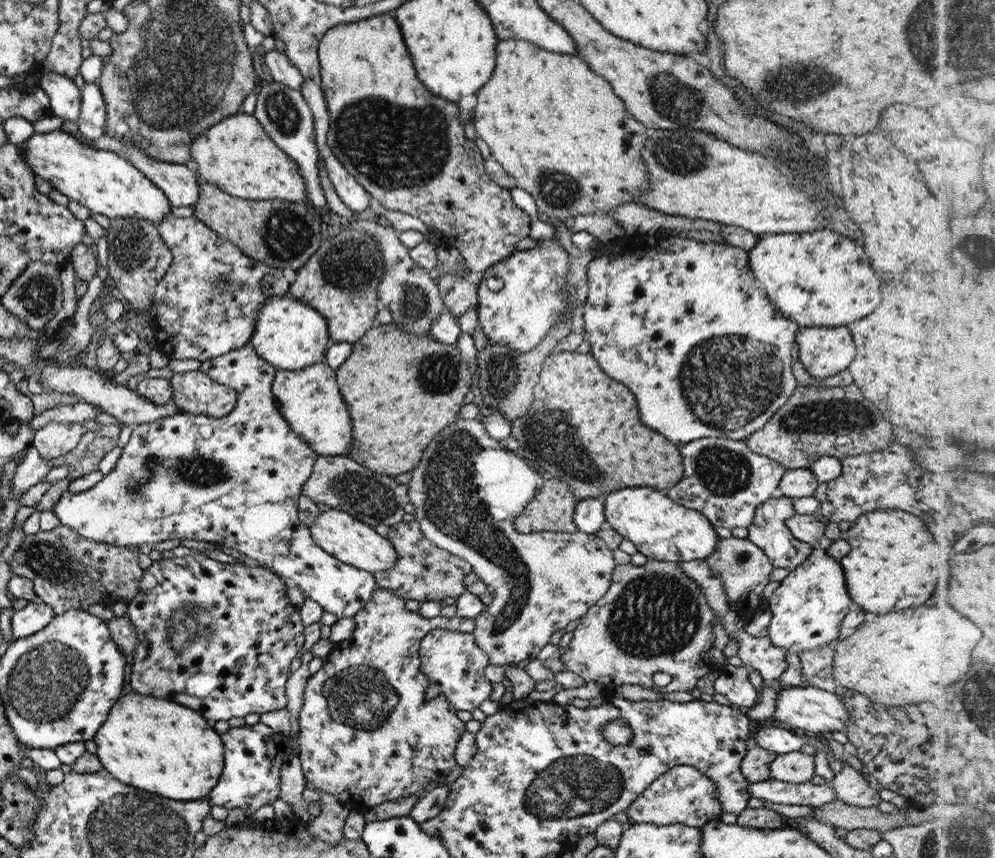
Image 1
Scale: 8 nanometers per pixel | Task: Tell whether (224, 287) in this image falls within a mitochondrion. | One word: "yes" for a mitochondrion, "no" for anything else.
yes

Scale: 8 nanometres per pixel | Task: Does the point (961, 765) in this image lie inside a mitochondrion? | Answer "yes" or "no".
no

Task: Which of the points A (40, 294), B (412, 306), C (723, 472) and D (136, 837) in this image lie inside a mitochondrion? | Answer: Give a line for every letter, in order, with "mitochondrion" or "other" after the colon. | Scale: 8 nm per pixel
A: mitochondrion
B: mitochondrion
C: mitochondrion
D: mitochondrion

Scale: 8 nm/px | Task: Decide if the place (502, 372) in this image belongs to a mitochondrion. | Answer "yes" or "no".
yes

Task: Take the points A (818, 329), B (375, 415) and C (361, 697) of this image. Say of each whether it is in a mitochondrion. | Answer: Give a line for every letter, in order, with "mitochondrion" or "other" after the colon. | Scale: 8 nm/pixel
A: other
B: other
C: mitochondrion

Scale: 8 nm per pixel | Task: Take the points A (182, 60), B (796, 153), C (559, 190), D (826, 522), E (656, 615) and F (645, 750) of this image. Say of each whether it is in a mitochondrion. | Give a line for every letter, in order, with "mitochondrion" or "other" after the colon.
A: mitochondrion
B: mitochondrion
C: mitochondrion
D: other
E: mitochondrion
F: other

